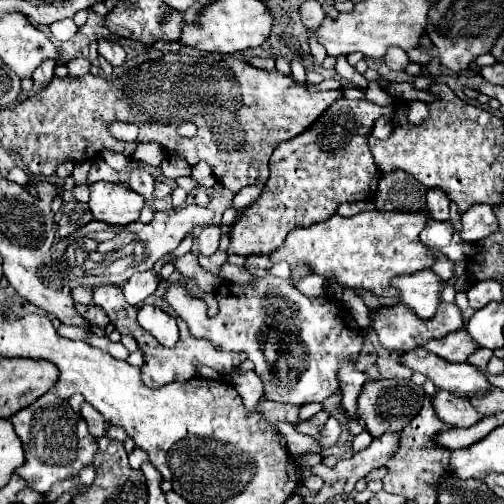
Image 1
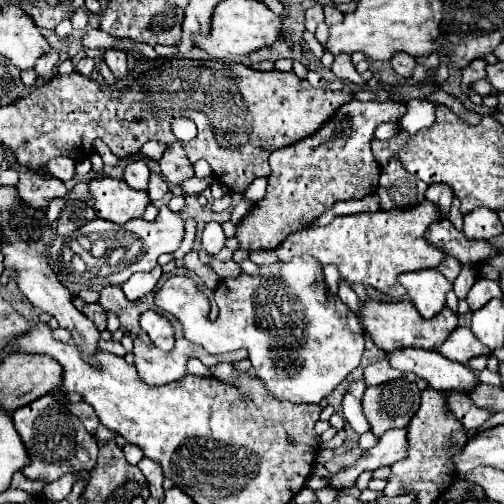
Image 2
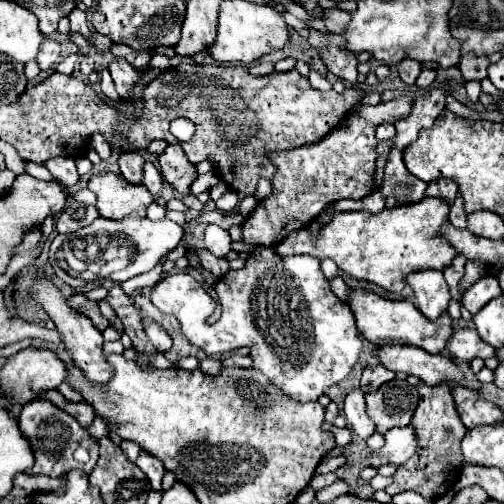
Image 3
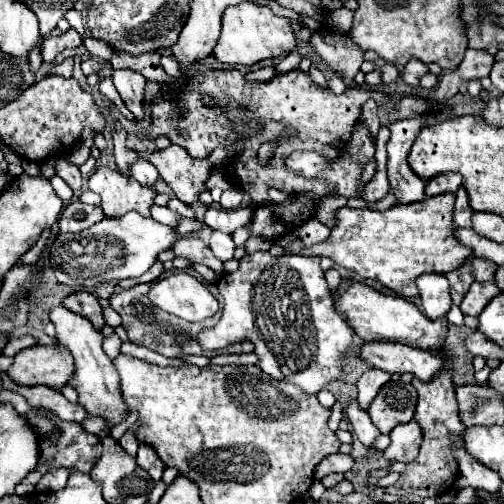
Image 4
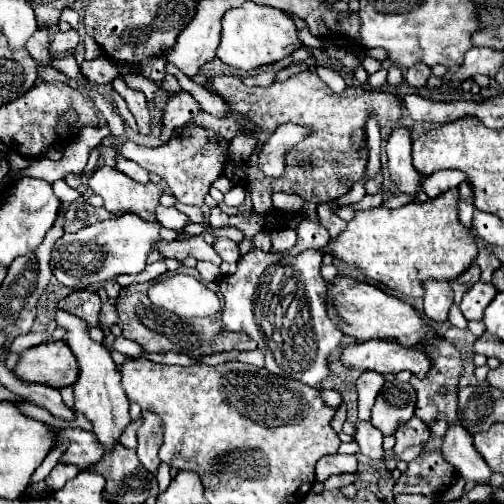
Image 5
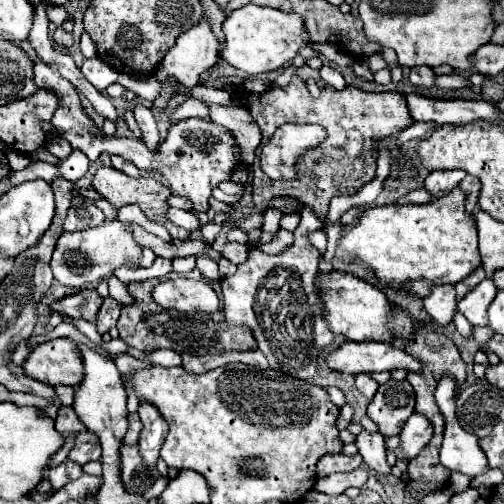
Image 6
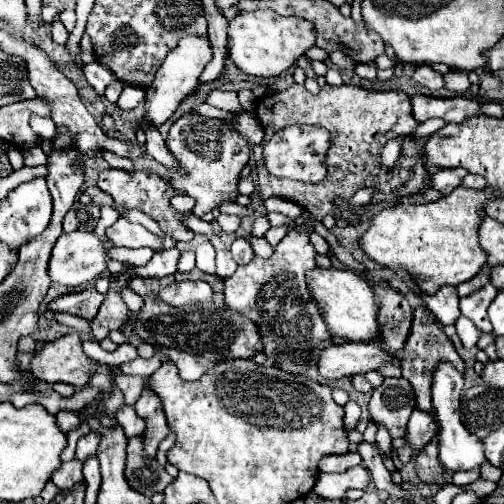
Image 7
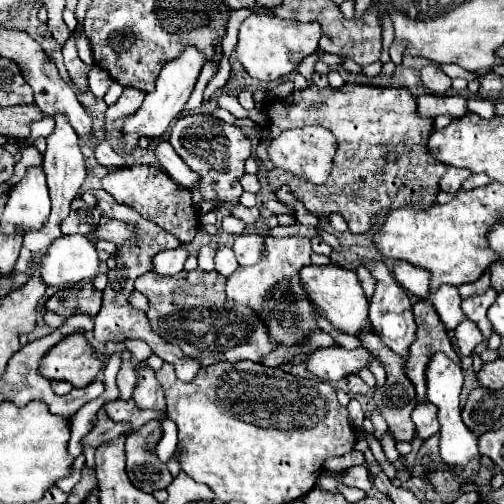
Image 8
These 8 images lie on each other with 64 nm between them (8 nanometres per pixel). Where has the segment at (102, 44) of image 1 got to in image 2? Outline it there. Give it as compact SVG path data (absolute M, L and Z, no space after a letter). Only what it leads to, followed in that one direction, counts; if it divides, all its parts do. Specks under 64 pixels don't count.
M106 50L106 56L104 56L104 62L108 64L108 68L112 70L114 78L116 80L122 80L126 78L128 74L128 64L126 64L126 52L122 50Z

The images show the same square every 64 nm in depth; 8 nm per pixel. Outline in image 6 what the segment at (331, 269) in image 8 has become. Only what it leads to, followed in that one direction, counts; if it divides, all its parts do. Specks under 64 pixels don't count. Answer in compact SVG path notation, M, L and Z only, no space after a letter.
M338 270L328 274L318 272L316 286L324 304L324 318L328 320L328 326L334 334L342 334L346 336L346 340L354 342L390 342L392 338L408 340L412 336L414 320L410 318L410 312L392 312L392 304L388 304L390 300L386 298L386 294L380 288L360 280L358 276Z

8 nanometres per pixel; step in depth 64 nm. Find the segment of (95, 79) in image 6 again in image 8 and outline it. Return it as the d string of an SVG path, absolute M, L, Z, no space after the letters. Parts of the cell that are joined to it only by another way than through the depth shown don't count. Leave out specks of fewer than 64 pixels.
M96 66L90 70L88 80L90 80L90 90L96 98L104 98L108 86L112 84L112 78L108 76L108 72L104 72L102 68L96 68Z

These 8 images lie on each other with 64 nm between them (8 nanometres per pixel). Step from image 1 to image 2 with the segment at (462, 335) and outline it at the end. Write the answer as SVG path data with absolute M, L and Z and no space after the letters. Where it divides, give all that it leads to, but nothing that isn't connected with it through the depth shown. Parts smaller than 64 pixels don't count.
M456 328L448 336L448 340L438 348L438 352L442 356L446 356L448 360L466 364L474 356L488 356L490 348L480 344L480 340L476 340L476 336L472 334L470 328Z

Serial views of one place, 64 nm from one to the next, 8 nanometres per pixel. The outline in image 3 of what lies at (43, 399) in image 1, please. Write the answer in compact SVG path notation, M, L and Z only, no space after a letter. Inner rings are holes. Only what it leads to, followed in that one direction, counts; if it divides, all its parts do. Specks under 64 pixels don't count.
M32 400L32 402L24 404L24 410L18 416L18 422L20 422L20 428L22 428L24 436L30 440L30 444L34 448L34 456L36 456L36 462L28 470L28 474L32 474L32 476L46 474L46 476L56 478L64 472L70 472L72 468L78 468L78 470L90 474L92 468L96 466L96 460L98 460L96 438L92 438L86 428L82 428L72 416L68 416L66 412L62 412L54 404L50 404L46 400ZM78 450L82 450L82 452L86 450L88 458L86 460L82 458L82 462L80 462L76 458Z

